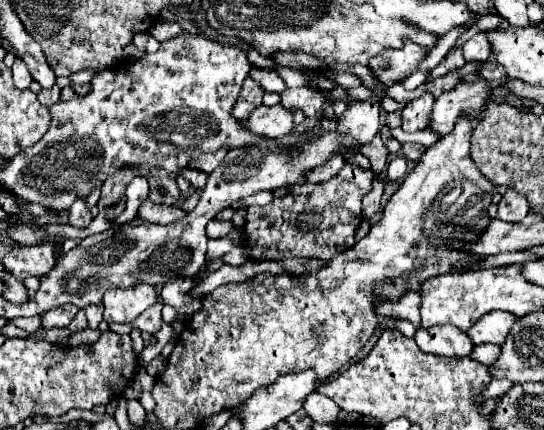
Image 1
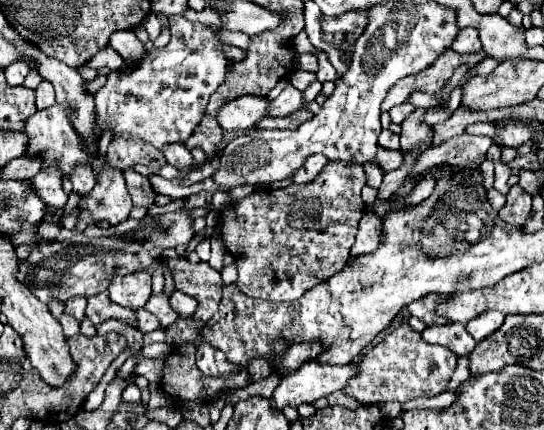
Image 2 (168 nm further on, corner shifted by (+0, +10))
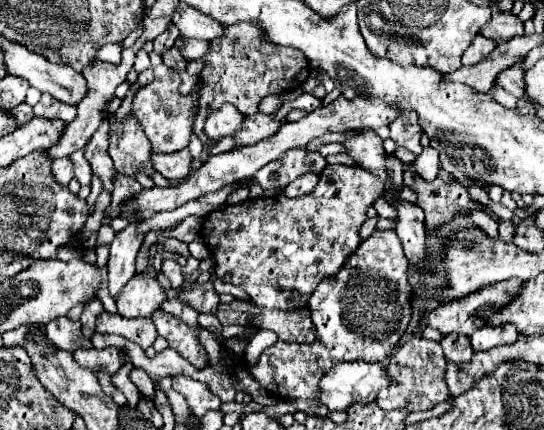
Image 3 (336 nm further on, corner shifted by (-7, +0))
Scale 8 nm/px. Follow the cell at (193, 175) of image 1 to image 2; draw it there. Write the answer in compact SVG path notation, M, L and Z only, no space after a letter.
M171 144L169 148L163 150L163 154L165 154L167 162L169 162L171 166L179 168L181 172L193 168L193 156L191 156L189 150L185 150L183 144Z

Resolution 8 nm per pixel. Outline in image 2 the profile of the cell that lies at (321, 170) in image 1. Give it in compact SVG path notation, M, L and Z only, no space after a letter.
M321 154L309 156L309 160L293 174L293 182L297 182L297 184L307 184L307 182L315 180L315 176L325 168L325 164L329 164L329 158L325 158L325 156L321 156Z

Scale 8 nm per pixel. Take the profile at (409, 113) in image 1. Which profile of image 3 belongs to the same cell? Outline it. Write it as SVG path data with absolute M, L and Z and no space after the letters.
M426 146L422 150L422 154L416 158L414 166L412 166L424 180L434 180L438 176L438 170L440 170L440 164L438 164L438 158L436 158L436 150Z

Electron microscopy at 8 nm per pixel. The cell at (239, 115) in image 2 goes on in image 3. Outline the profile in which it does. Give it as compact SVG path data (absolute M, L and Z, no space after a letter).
M220 106L218 110L214 110L206 122L204 122L204 134L216 142L224 136L232 136L236 134L236 130L240 130L240 122L244 120L244 116L234 108L234 106Z

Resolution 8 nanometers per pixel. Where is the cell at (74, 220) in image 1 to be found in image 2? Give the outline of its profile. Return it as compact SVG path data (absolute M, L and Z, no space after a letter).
M75 168L75 170L73 170L73 176L71 176L73 192L79 194L81 198L83 198L85 194L89 194L89 192L93 190L93 186L95 186L95 180L93 180L93 178L95 178L95 176L93 176L91 168Z

